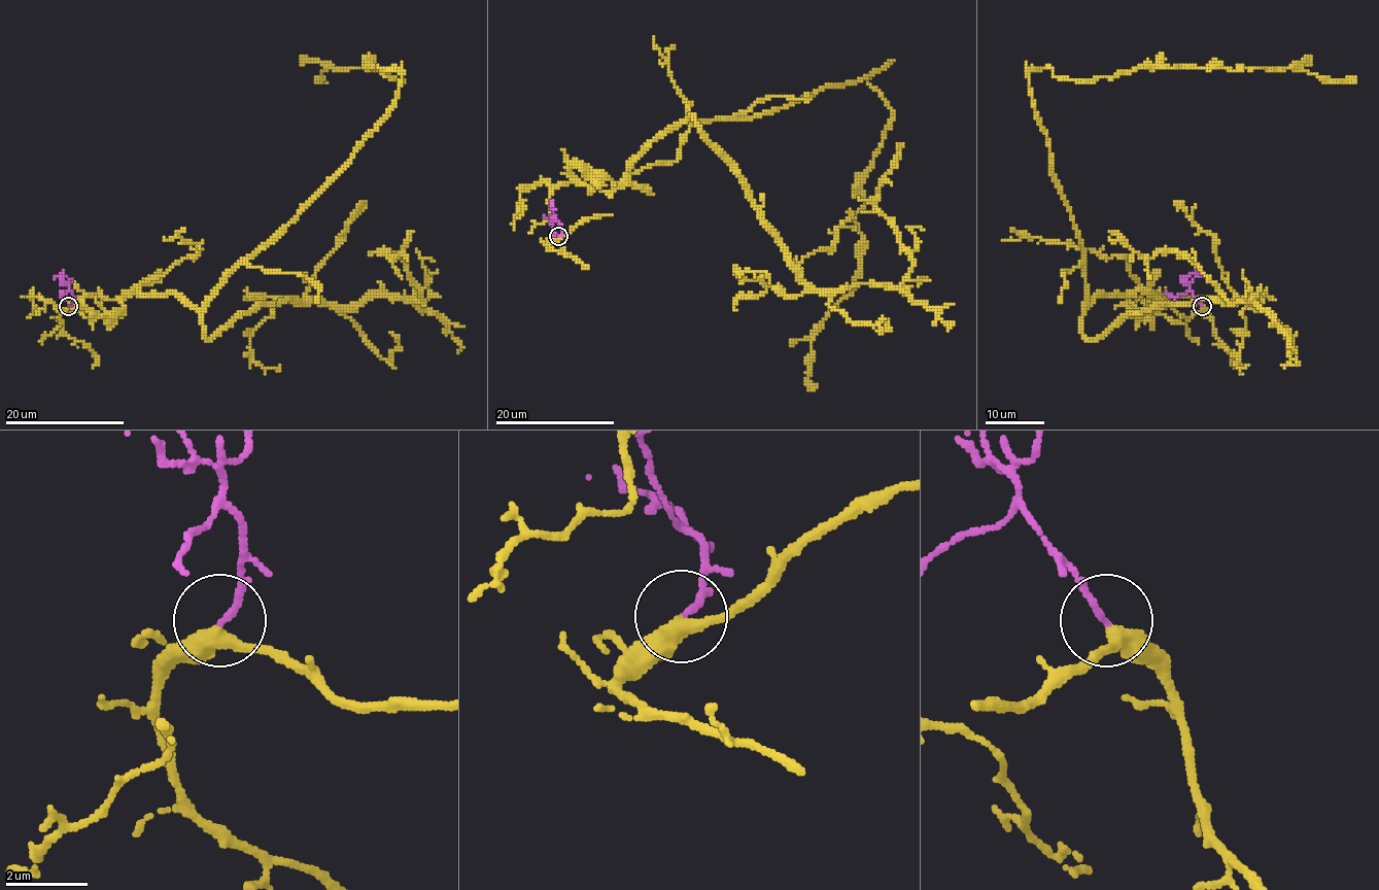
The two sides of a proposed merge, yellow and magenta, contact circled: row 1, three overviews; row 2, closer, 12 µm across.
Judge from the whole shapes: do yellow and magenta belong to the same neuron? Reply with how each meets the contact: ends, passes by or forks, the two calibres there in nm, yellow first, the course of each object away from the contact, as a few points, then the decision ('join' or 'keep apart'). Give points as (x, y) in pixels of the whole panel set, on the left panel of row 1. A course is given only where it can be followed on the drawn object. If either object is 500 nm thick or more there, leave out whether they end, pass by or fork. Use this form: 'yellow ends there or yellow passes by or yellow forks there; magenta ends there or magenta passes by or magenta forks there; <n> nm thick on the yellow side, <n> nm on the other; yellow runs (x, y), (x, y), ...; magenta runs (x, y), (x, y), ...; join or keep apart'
yellow passes by; magenta ends there; 360 nm thick on the yellow side, 160 nm on the other; yellow runs (68, 306), (56, 327), (84, 296), (200, 309), (387, 111), (401, 73), (377, 67), (404, 80), (323, 81); magenta runs (68, 306), (71, 293), (64, 276); join

